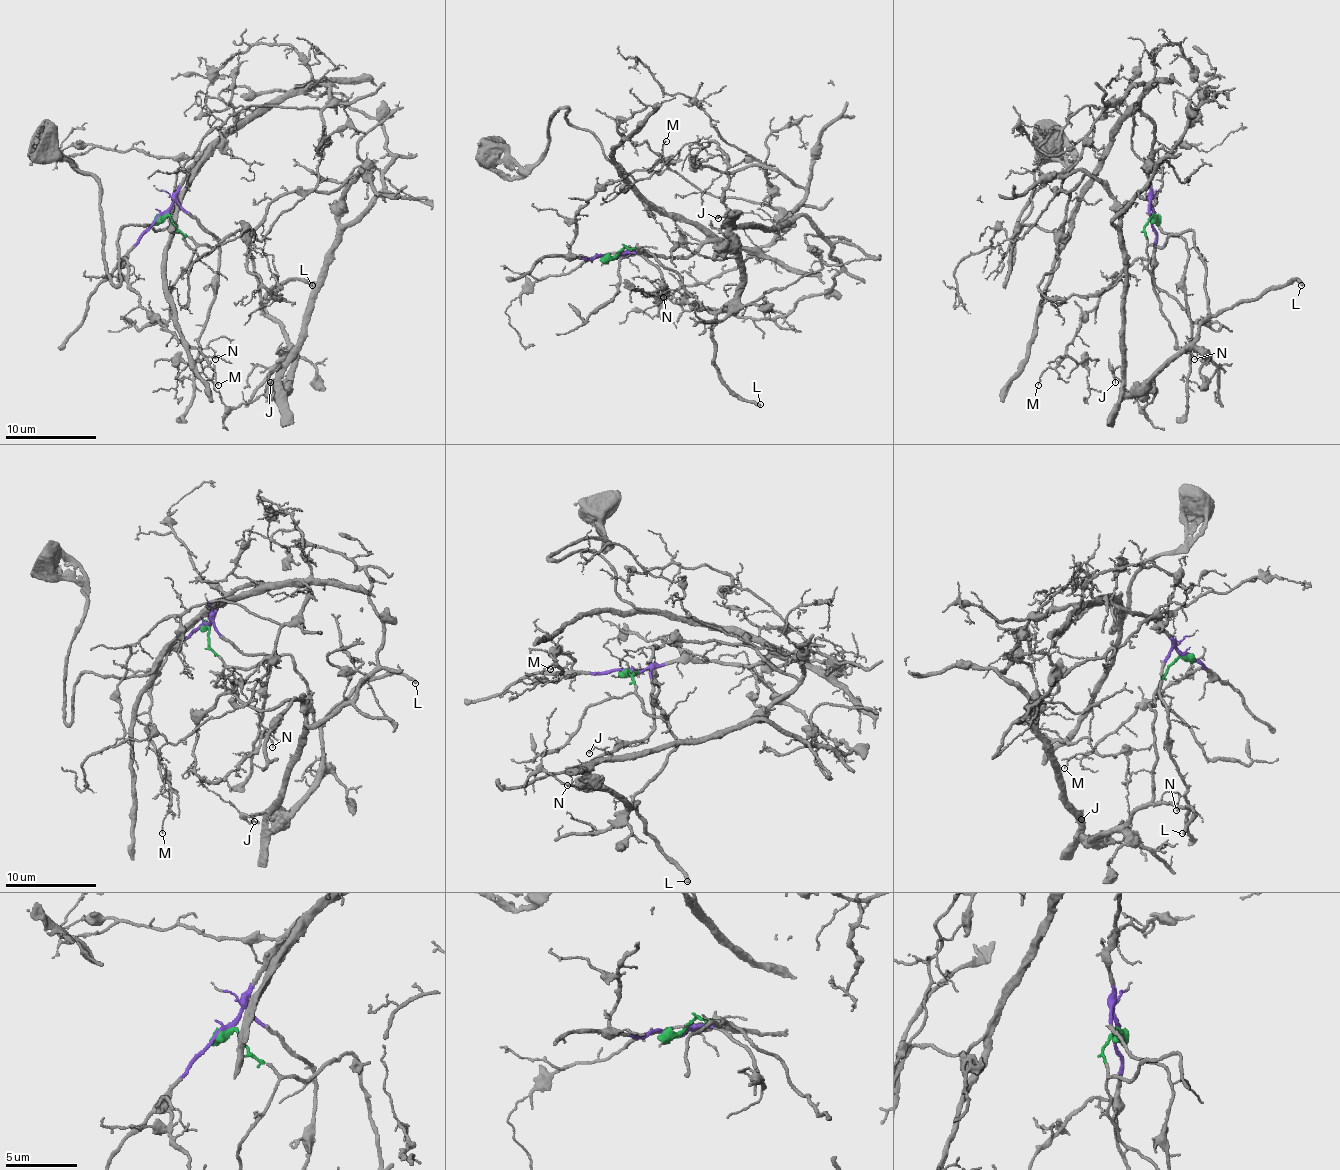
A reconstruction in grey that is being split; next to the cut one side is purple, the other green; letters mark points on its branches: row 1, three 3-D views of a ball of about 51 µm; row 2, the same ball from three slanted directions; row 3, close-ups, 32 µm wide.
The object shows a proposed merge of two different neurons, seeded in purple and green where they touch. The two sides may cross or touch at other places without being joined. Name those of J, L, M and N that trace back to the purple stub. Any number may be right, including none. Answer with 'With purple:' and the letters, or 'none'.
With purple: M, N

